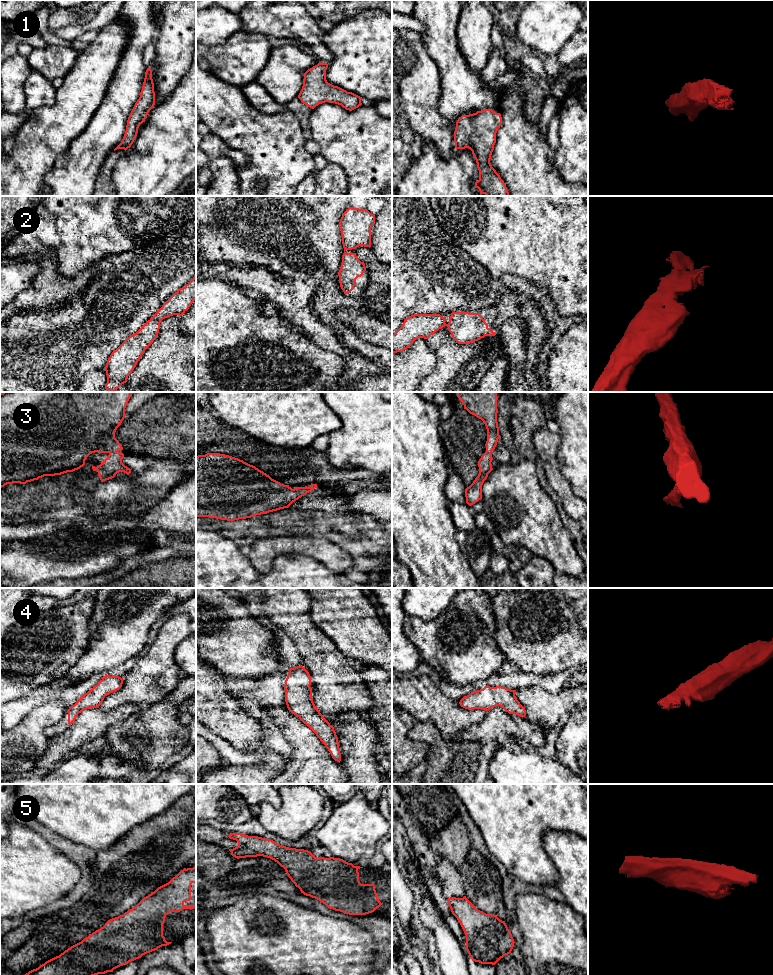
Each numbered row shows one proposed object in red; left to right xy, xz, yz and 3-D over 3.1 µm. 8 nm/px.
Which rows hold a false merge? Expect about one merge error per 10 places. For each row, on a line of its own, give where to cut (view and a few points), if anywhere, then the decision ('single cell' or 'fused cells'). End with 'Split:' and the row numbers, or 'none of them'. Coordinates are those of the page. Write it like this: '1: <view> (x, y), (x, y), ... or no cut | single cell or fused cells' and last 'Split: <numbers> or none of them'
1: no cut | single cell
2: no cut | single cell
3: no cut | single cell
4: no cut | single cell
5: no cut | single cell
Split: none of them

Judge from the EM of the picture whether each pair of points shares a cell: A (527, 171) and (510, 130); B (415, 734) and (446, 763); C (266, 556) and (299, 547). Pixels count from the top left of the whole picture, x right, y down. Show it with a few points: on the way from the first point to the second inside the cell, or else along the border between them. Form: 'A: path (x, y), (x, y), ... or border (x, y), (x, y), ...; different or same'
A: path (522, 161), (517, 140); same
B: path (424, 735), (442, 754); same
C: path (274, 548), (291, 547); same

